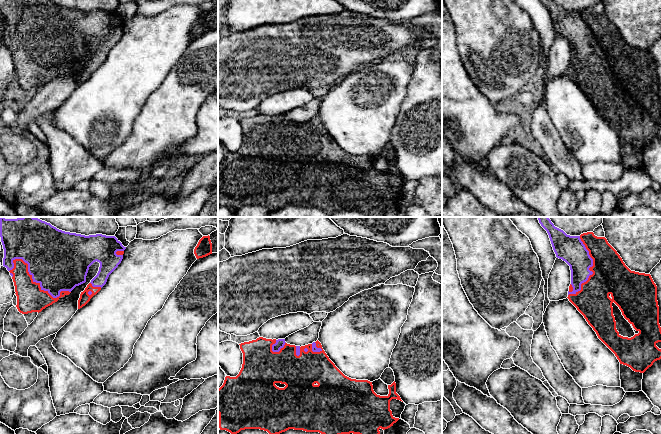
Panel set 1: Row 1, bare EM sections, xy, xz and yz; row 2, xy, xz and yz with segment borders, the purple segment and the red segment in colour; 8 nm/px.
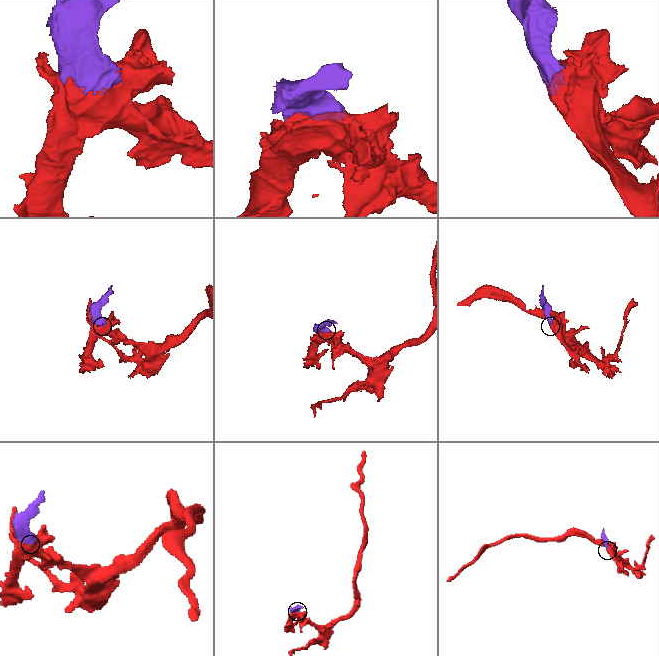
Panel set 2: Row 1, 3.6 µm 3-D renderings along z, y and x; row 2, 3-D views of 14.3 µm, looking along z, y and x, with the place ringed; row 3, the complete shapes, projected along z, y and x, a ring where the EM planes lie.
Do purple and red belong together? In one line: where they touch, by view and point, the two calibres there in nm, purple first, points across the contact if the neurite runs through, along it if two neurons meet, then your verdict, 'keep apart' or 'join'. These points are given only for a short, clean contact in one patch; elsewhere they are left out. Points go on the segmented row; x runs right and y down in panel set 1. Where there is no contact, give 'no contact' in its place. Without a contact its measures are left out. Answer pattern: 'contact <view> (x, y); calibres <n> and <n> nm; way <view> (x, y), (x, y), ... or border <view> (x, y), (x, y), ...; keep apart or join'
contact xy (38, 282); calibres 480 and 220 nm; join

